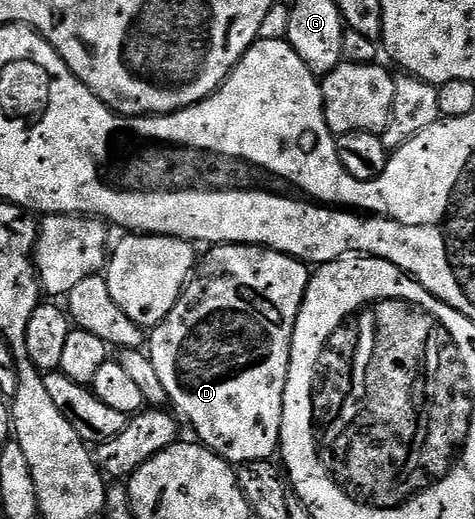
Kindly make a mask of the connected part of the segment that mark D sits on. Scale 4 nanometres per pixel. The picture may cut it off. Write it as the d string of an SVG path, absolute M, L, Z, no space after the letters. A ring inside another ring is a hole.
M214 244L207 250L210 251L203 258L201 255L192 277L187 281L181 296L176 300L172 312L168 312L168 316L160 325L149 331L148 353L156 368L156 373L160 375L160 380L164 384L164 392L168 392L169 405L183 419L186 417L190 421L191 428L198 433L196 438L201 445L206 446L212 453L218 454L225 462L231 464L265 462L273 459L280 450L278 441L280 440L280 424L282 423L282 409L284 408L284 384L288 376L292 332L296 328L296 316L300 312L300 304L304 300L304 292L310 283L312 270L307 263L302 262L299 258L293 258L279 250L270 250L266 246Z

